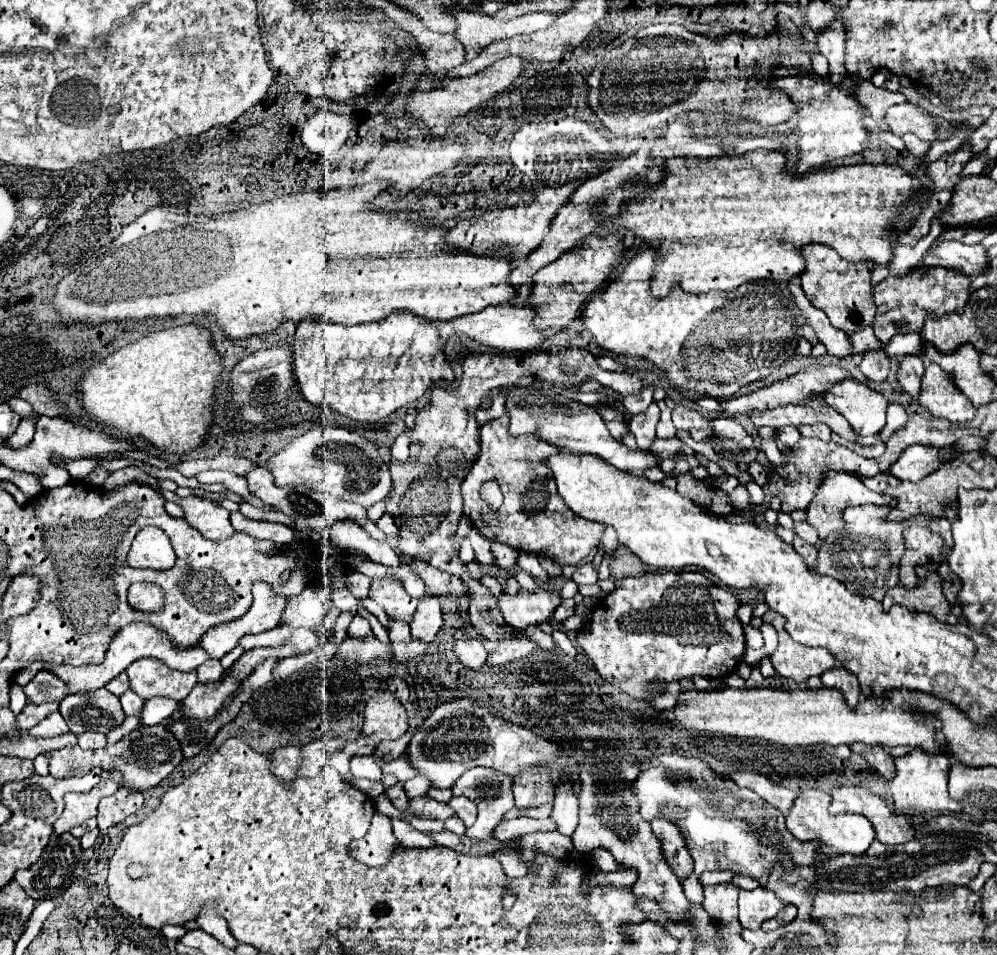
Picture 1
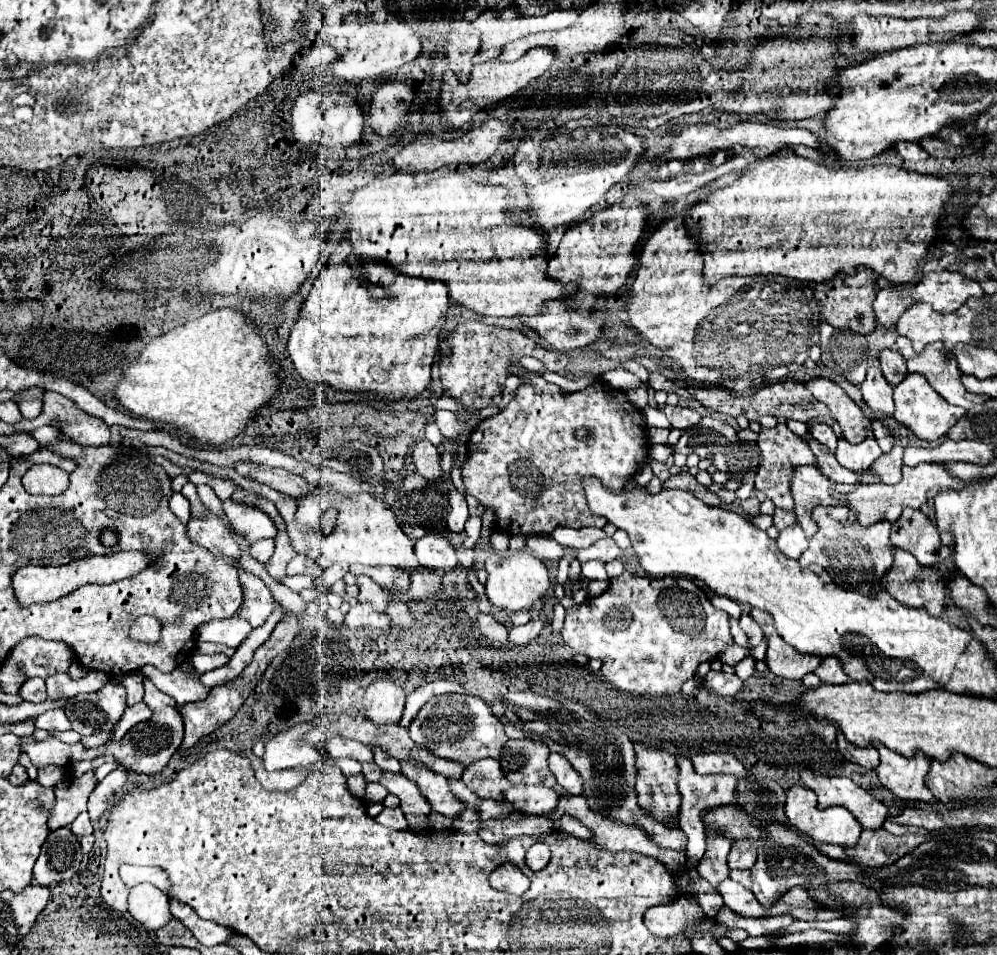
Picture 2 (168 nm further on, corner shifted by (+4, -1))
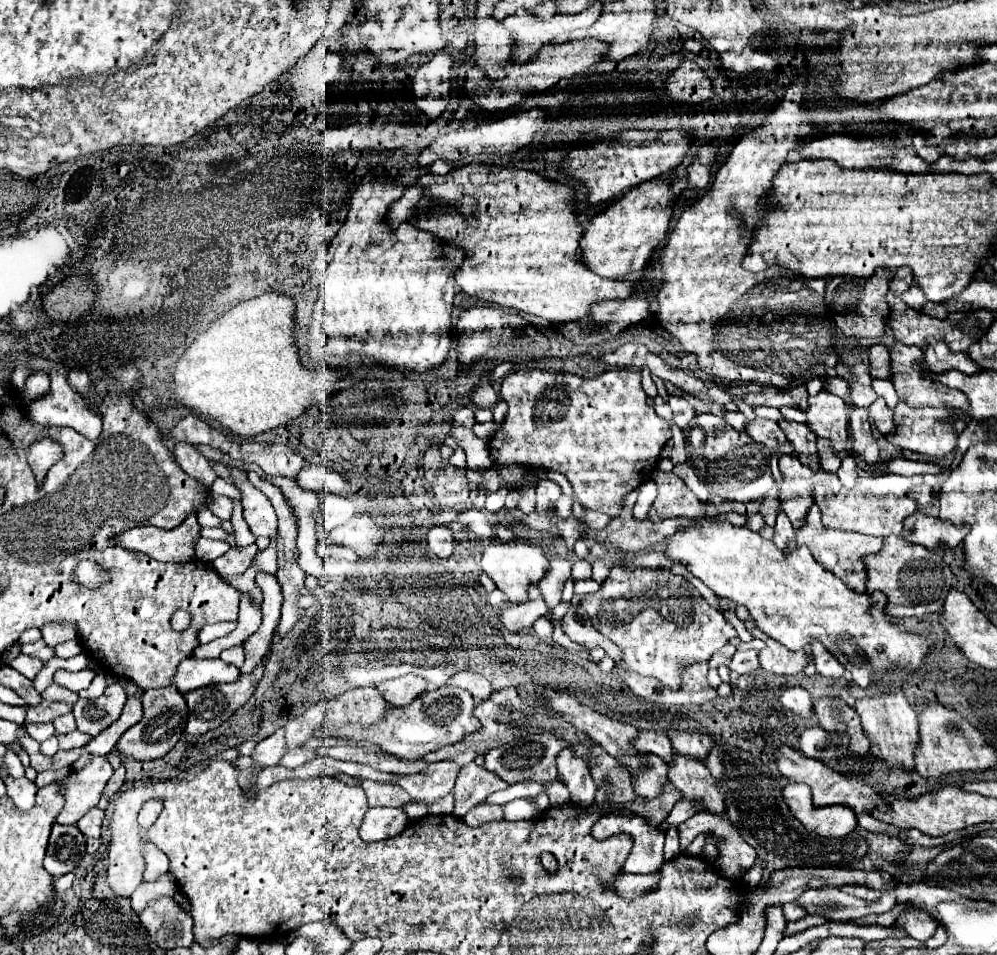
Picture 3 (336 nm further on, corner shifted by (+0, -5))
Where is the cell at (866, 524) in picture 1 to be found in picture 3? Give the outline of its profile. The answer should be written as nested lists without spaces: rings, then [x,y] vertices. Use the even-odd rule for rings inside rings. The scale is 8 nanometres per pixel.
[[[813,504],[808,510],[806,523],[802,529],[796,532],[796,546],[806,546],[825,569],[830,570],[836,577],[842,579],[848,587],[864,593],[866,591],[866,581],[868,581],[868,571],[862,561],[864,555],[876,553],[884,539],[882,537],[868,536],[860,533],[835,533],[836,530],[823,529],[821,511],[816,504]],[[860,559],[860,561],[858,561]]]

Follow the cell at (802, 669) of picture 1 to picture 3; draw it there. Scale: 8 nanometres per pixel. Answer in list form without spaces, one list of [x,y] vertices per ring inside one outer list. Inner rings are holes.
[[[750,629],[750,633],[766,643],[766,649],[760,651],[760,667],[774,675],[798,675],[808,665],[808,655],[804,651],[790,651],[782,643],[766,637],[760,629]]]

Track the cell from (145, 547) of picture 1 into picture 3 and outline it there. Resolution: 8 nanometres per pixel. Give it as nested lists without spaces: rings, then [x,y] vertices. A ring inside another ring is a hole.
[[[80,561],[80,565],[76,567],[74,571],[74,581],[82,587],[90,587],[90,589],[96,589],[96,587],[102,587],[106,583],[110,583],[110,571],[104,569],[102,565],[94,563],[94,561]]]

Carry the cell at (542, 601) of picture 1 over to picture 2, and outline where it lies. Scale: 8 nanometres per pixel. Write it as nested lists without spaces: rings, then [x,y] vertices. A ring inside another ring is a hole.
[[[520,551],[520,553],[514,553],[514,555],[506,555],[506,557],[492,553],[486,559],[486,571],[488,571],[486,593],[488,593],[490,603],[496,605],[498,609],[508,611],[508,613],[532,609],[534,601],[540,599],[550,587],[546,565],[528,551]]]

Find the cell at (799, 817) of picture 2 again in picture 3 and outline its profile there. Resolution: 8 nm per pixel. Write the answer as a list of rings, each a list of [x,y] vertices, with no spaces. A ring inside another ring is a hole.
[[[788,783],[784,787],[784,799],[792,815],[816,837],[846,837],[858,829],[856,813],[844,805],[828,805],[816,809],[812,805],[812,791],[802,783]]]

